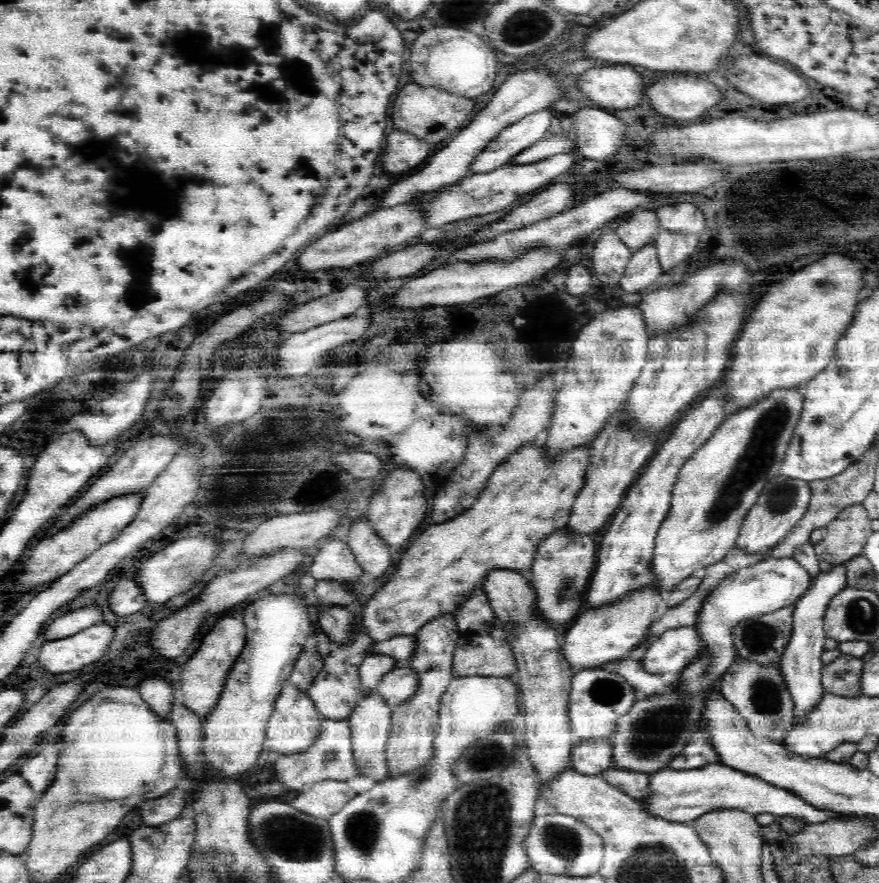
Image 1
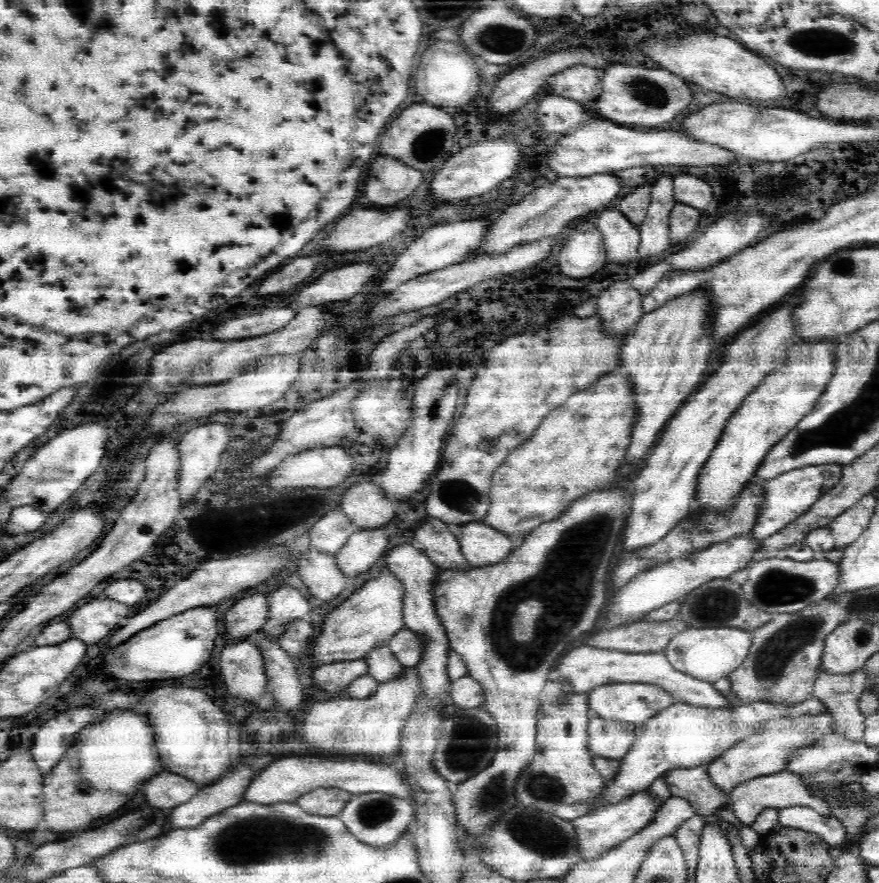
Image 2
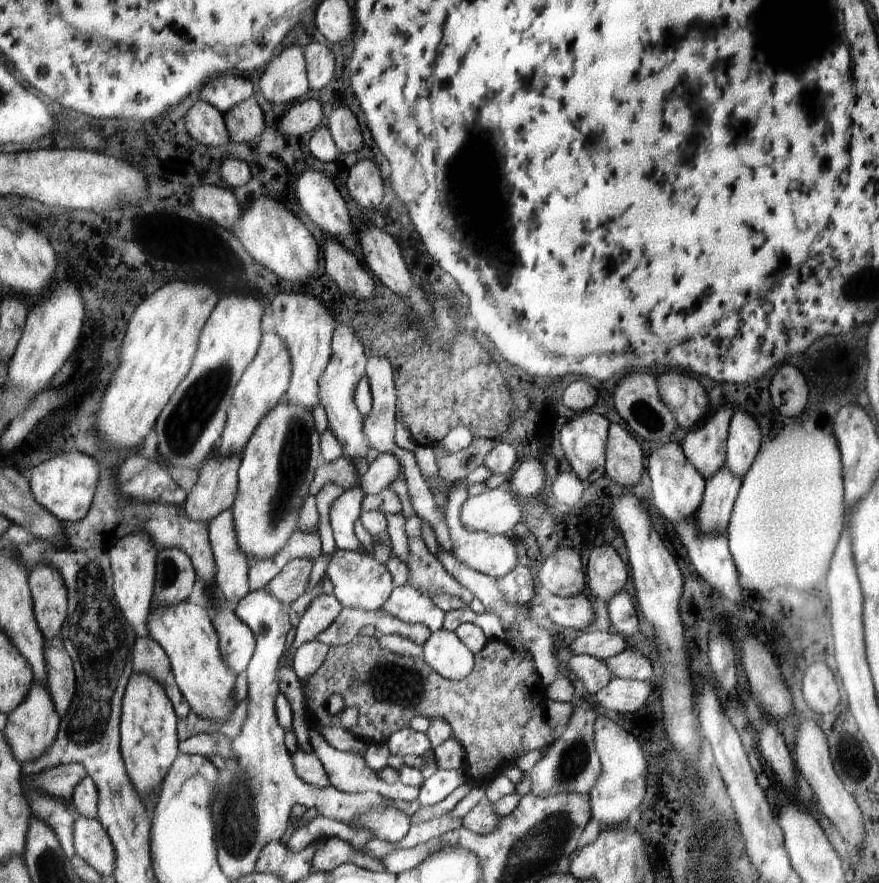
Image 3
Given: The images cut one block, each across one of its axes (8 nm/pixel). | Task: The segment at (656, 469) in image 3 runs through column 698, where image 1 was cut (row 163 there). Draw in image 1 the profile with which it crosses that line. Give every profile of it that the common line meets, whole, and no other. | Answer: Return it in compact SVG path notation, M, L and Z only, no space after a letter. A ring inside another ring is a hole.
M550 107L524 115L518 122L505 127L478 154L478 158L474 158L470 164L470 172L484 174L508 164L518 153L545 138L546 130L552 124L550 120L555 115L556 110Z

